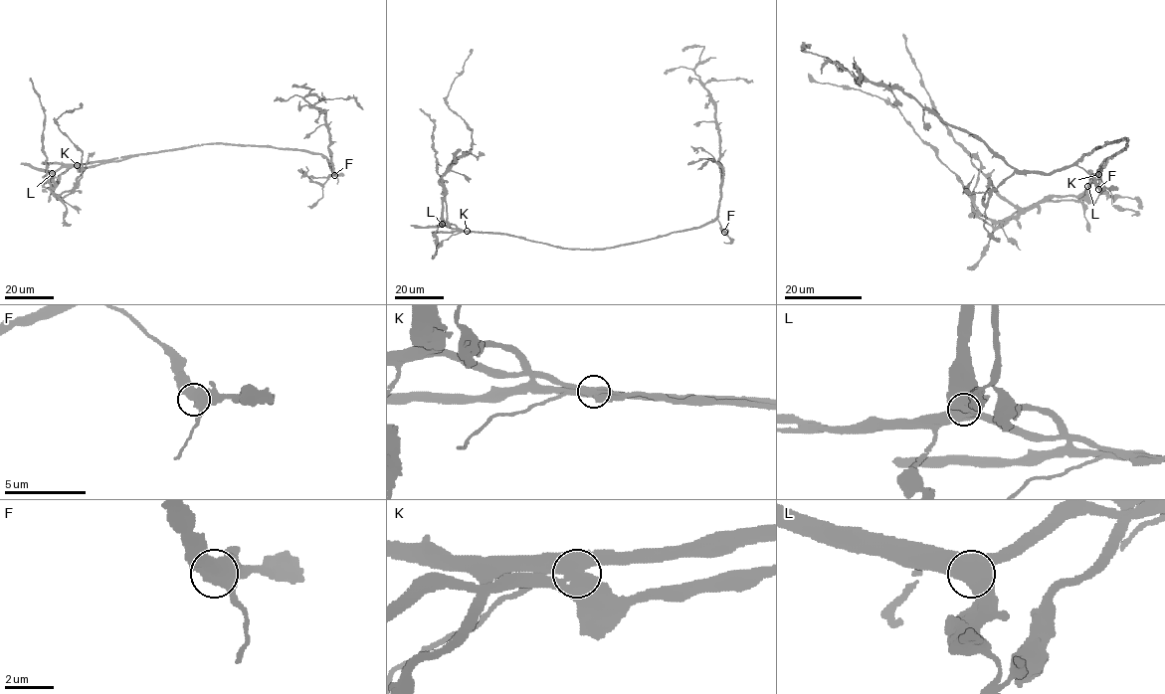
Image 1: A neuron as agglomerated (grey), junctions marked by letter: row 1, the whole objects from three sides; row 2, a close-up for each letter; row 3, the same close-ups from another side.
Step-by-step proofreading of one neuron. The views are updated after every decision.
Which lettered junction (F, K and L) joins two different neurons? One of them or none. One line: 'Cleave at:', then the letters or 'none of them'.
Cleave at: K

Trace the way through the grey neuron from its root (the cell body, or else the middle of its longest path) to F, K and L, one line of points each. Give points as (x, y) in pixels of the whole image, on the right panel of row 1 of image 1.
F: (1126, 146), (1126, 139), (1110, 142), (1078, 161), (1077, 164), (1092, 177), (1098, 189)
K: (1126, 146), (1110, 156), (1097, 174)
L: (1126, 146), (1099, 167), (1087, 186)

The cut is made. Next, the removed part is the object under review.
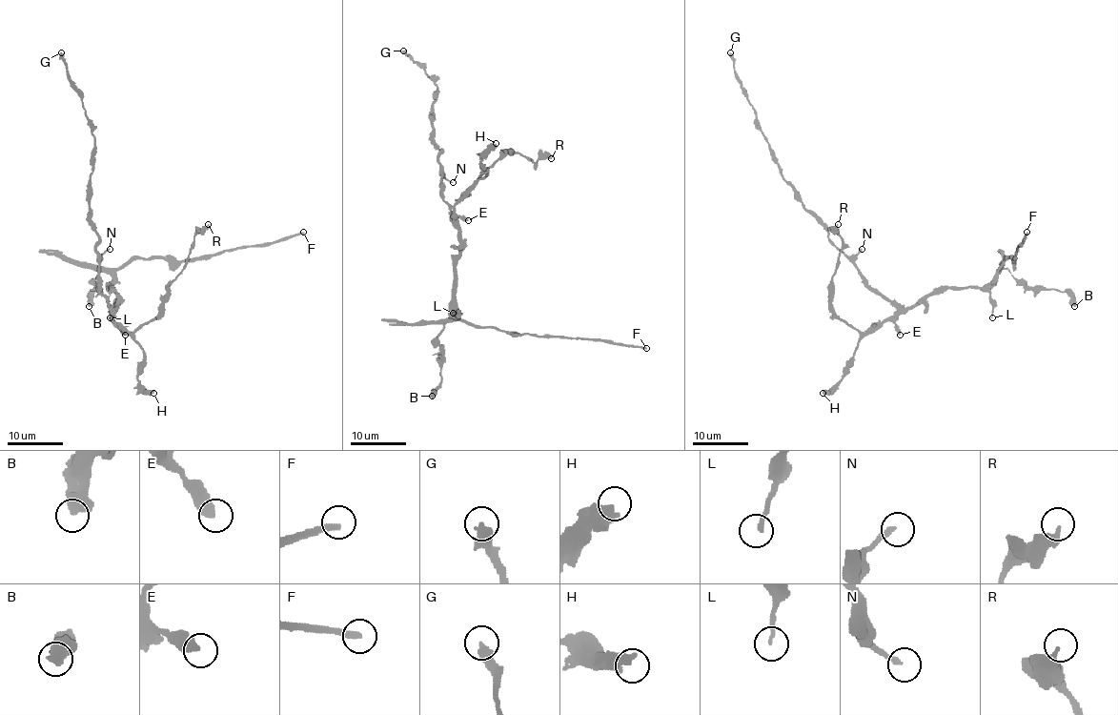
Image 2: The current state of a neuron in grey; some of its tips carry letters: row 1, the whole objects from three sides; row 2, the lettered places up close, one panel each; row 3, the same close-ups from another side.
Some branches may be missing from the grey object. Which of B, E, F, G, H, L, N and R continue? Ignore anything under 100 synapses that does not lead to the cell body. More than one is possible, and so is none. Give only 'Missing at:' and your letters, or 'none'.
Missing at: F

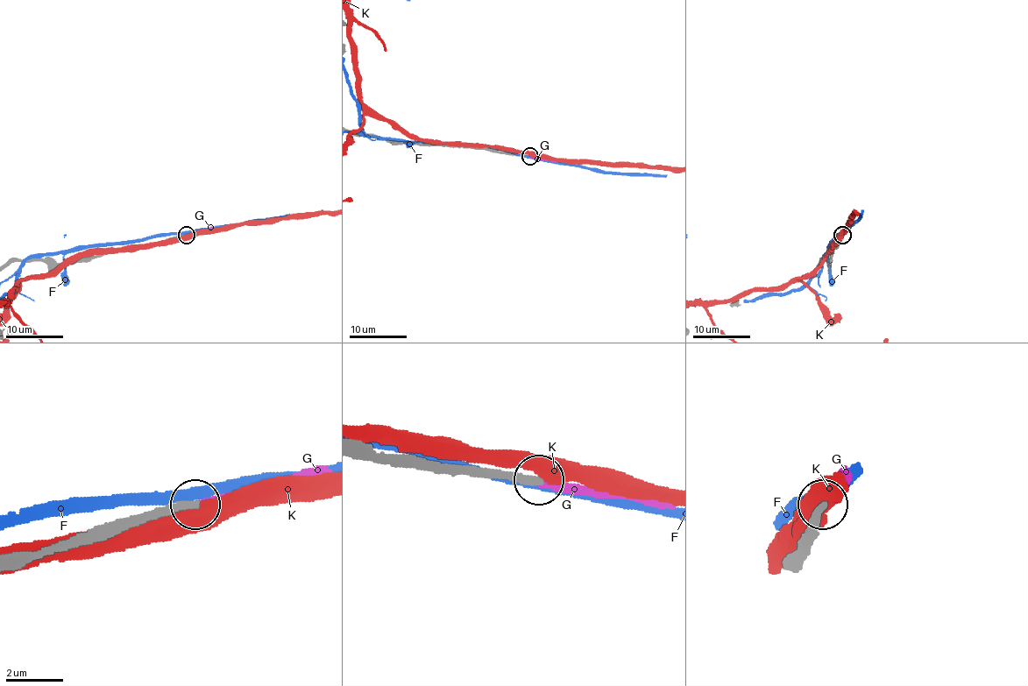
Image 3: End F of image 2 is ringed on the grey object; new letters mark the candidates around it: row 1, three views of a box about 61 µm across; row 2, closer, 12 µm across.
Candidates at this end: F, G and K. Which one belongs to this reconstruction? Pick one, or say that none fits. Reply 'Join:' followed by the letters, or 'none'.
Join: G

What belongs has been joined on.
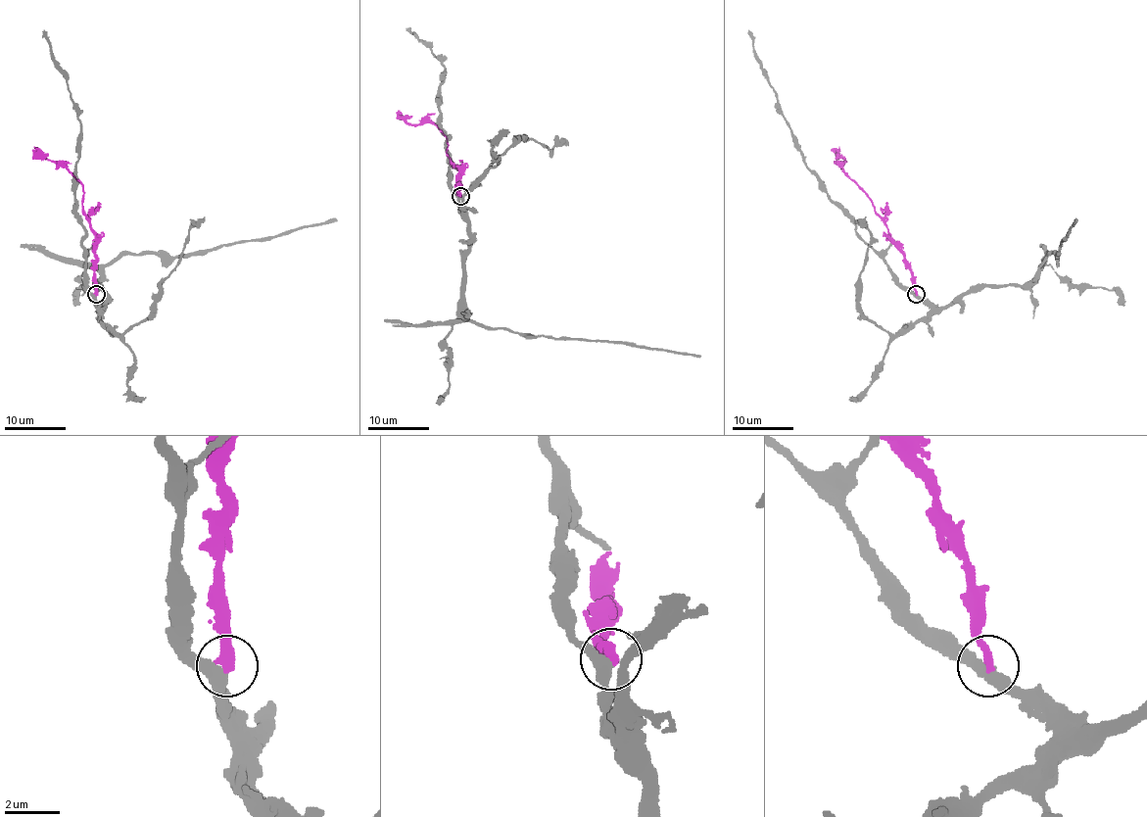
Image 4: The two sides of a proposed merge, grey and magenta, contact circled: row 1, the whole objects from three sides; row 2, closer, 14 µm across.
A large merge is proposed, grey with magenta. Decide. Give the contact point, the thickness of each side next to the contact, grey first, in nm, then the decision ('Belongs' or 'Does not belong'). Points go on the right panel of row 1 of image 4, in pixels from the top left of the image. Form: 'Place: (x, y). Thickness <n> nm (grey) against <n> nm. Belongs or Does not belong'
Place: (916, 294). Thickness 360 nm (grey) against 360 nm. Does not belong

